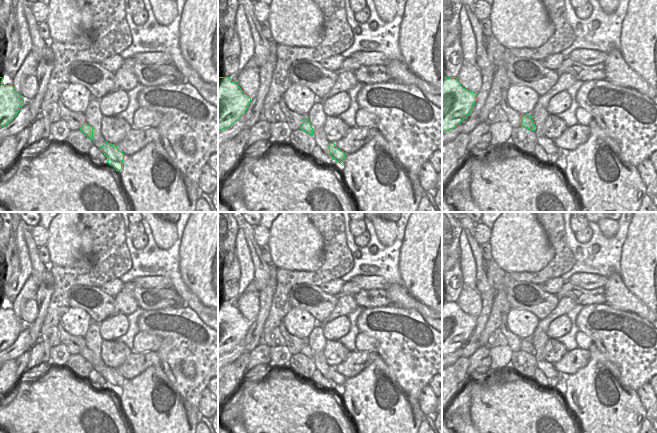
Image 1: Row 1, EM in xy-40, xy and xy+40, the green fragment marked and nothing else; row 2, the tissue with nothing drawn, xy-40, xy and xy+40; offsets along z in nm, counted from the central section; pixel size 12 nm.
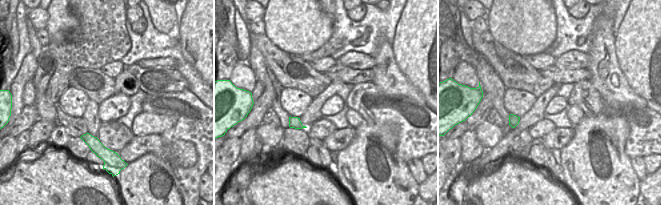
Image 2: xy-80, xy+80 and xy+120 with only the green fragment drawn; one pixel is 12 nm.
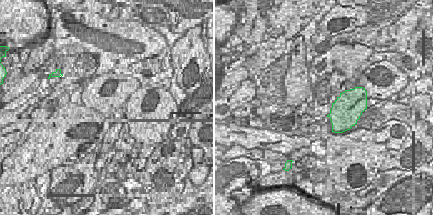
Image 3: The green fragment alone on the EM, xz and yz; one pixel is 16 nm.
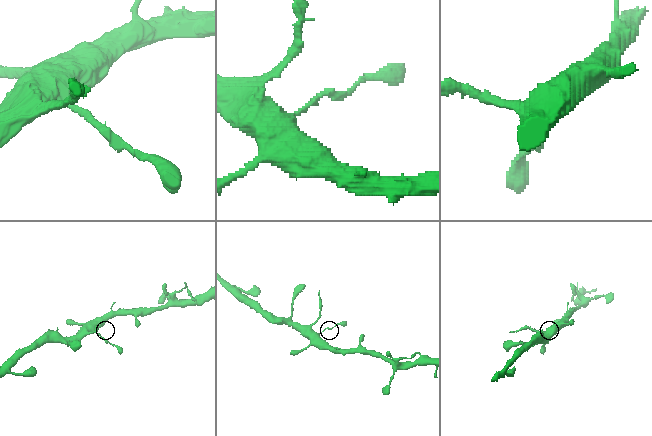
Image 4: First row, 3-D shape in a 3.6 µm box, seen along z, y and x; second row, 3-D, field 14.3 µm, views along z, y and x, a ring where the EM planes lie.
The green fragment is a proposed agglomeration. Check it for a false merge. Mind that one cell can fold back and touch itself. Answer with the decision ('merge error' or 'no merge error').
merge error

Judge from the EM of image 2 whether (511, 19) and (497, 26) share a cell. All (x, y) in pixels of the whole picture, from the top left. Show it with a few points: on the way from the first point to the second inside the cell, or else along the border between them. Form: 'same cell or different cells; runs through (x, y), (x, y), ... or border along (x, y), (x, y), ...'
same cell; runs through (508, 22), (500, 26)

